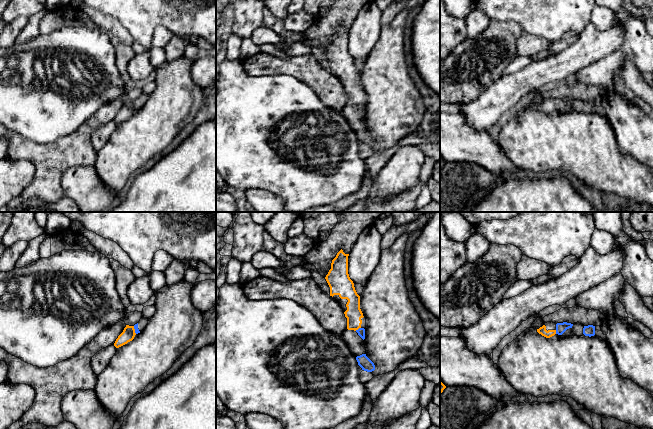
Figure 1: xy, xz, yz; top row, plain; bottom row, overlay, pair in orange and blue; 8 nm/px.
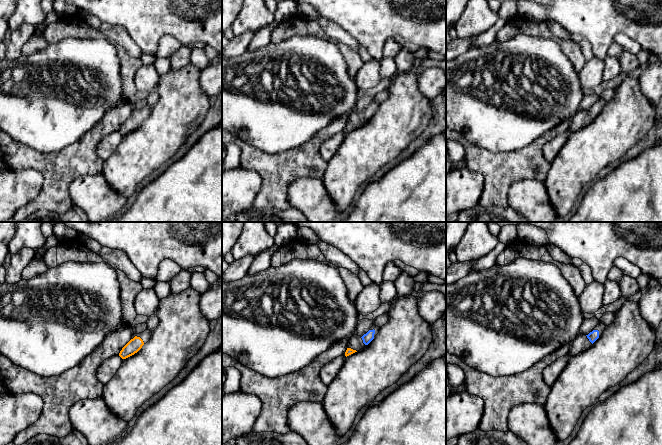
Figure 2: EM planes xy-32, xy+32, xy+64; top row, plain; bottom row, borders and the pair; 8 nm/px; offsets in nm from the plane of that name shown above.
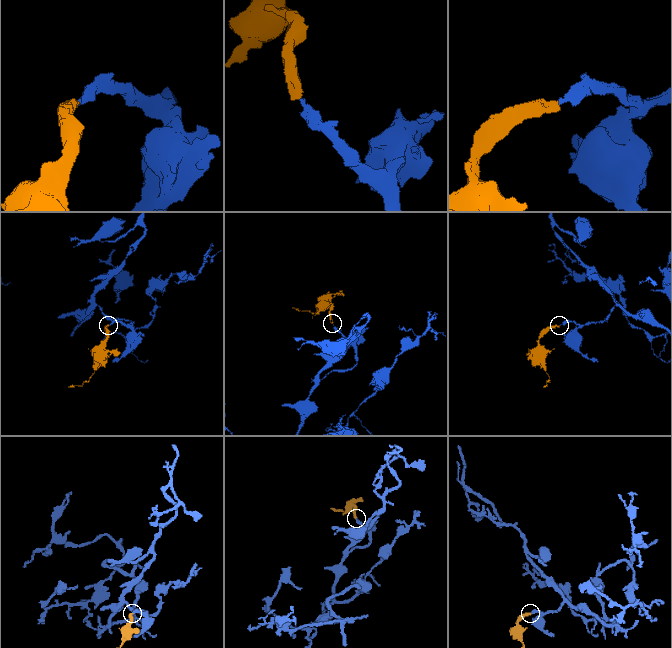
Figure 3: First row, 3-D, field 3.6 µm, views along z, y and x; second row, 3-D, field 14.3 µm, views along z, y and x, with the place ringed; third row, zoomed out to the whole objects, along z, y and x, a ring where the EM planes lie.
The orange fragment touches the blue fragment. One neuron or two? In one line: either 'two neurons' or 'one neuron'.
one neuron

